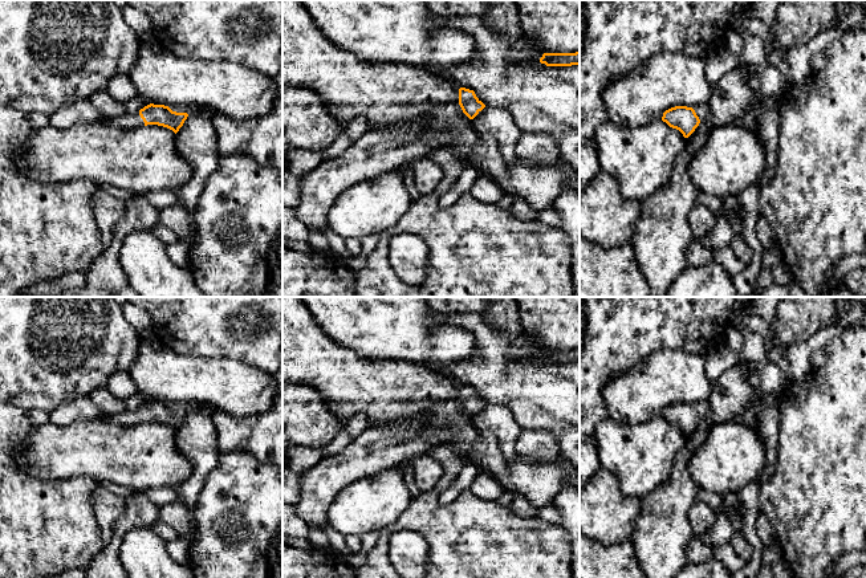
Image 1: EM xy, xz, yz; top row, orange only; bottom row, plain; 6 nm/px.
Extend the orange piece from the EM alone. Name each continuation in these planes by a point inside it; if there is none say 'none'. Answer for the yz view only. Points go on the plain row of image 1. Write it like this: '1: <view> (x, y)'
1: yz (703, 408)

